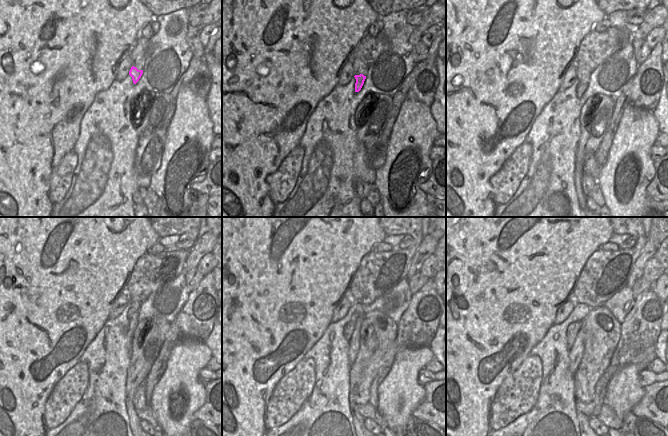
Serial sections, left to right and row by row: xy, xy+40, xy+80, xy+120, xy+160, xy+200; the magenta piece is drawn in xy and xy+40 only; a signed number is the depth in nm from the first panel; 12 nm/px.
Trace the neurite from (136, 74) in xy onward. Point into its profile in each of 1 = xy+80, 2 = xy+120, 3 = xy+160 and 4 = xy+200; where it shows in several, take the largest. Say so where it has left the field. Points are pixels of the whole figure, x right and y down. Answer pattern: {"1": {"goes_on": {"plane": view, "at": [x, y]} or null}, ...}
{"1": {"goes_on": {"plane": "xy+80", "at": [583, 82]}}, "2": {"goes_on": {"plane": "xy+120", "at": [134, 310]}}, "3": {"goes_on": {"plane": "xy+160", "at": [354, 344]}}, "4": {"goes_on": {"plane": "xy+200", "at": [575, 354]}}}

